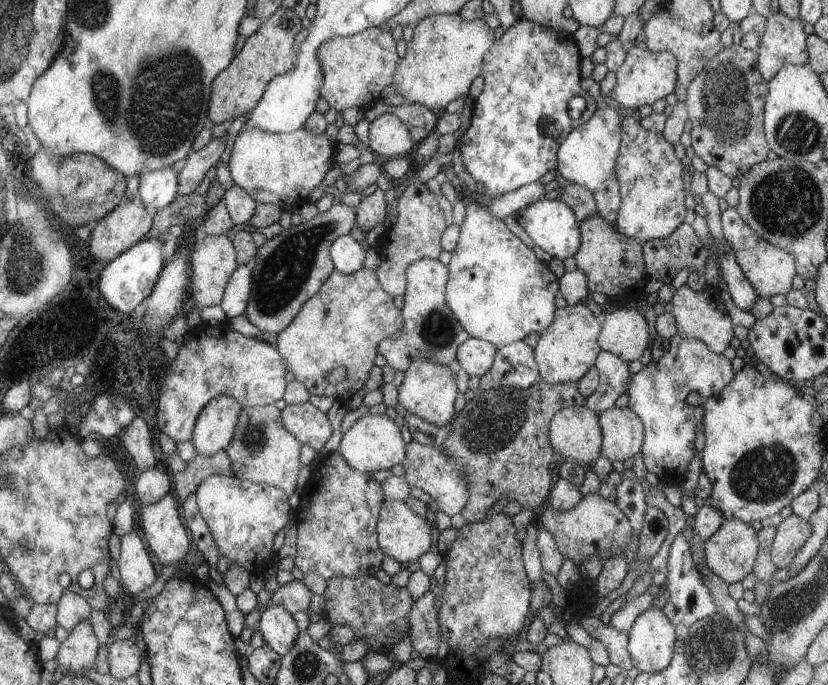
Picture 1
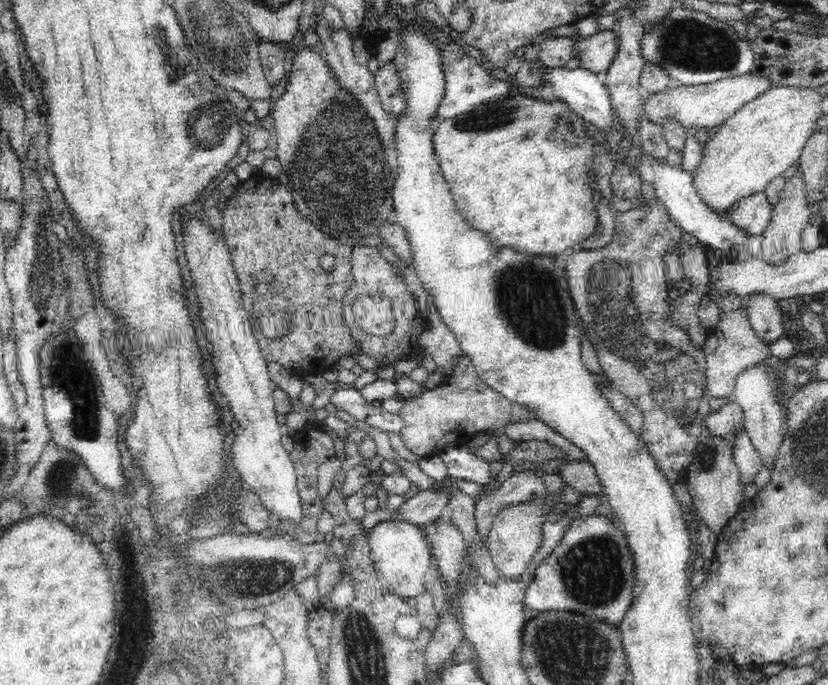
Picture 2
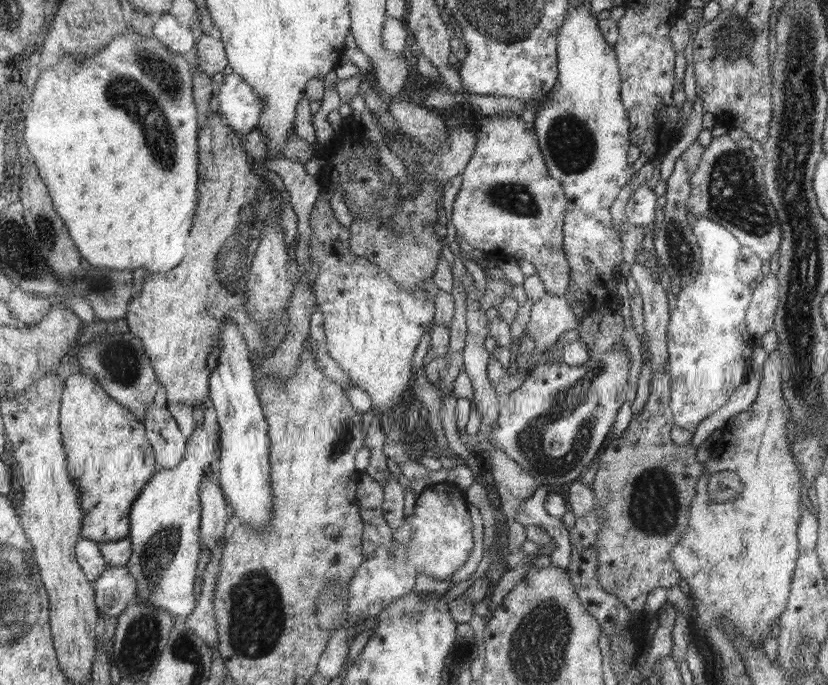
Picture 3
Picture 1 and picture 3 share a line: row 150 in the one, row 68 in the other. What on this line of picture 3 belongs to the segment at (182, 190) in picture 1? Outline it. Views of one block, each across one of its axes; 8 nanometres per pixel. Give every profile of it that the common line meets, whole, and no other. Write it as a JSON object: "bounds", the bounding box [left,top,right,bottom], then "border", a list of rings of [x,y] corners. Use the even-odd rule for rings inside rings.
{"bounds":[195,34,229,76],"border":[[[203,34],[195,43],[195,58],[197,58],[197,68],[206,76],[214,76],[217,72],[222,72],[229,64],[225,43],[221,38],[213,37],[212,34]]]}

